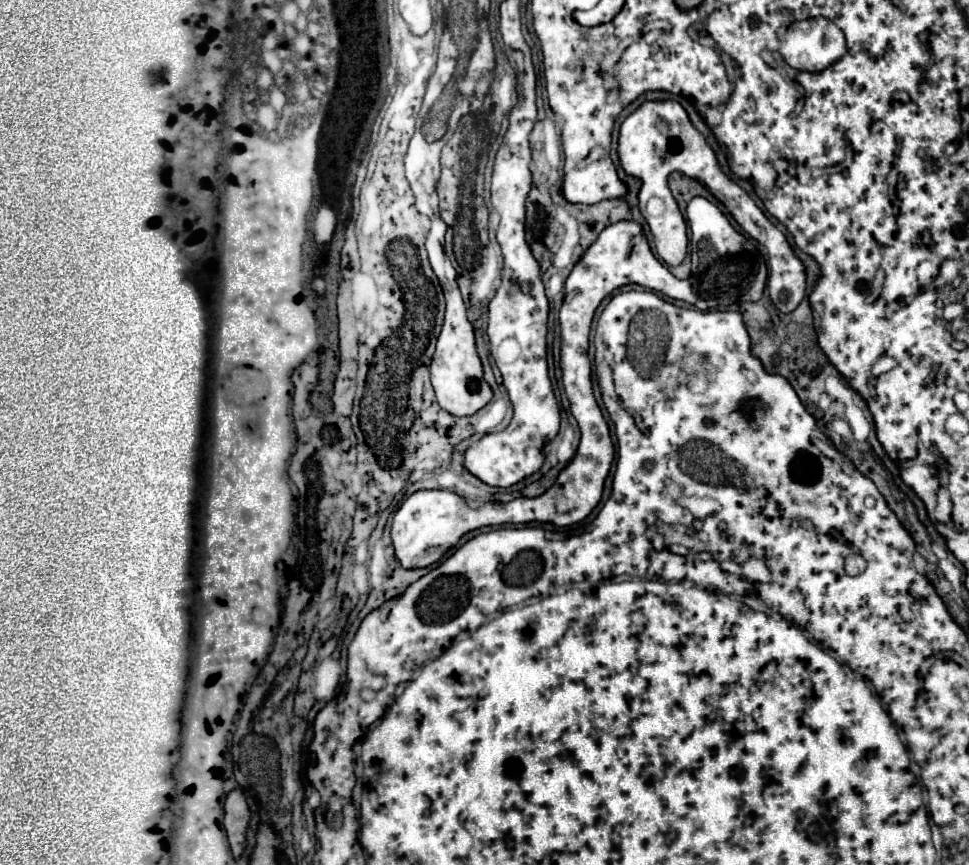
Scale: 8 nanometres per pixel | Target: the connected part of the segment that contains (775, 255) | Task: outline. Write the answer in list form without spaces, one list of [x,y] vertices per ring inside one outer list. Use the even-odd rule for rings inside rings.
[[[647,100],[635,112],[631,112],[619,128],[617,152],[623,170],[643,180],[639,192],[639,208],[641,214],[647,218],[657,252],[667,264],[677,266],[679,262],[683,262],[687,254],[687,224],[685,220],[681,220],[679,206],[667,186],[667,176],[671,172],[683,172],[685,176],[697,179],[701,184],[707,184],[709,192],[715,192],[715,198],[731,212],[737,224],[753,240],[767,248],[769,267],[767,288],[771,292],[771,300],[775,302],[775,306],[781,312],[793,312],[799,306],[807,288],[805,264],[795,256],[785,234],[761,212],[753,198],[721,170],[713,148],[707,144],[705,136],[691,124],[685,108],[677,100]],[[781,294],[787,294],[787,298],[783,300]]]

